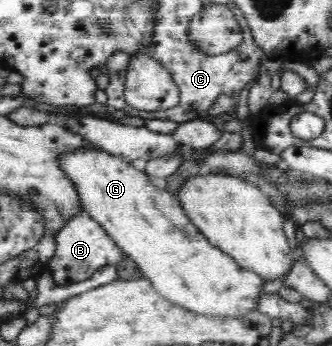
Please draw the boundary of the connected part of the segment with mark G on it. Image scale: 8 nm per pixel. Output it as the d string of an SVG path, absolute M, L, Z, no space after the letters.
M91 152L71 154L65 161L65 170L79 187L85 211L102 224L124 249L130 264L137 266L167 301L175 301L175 305L193 313L221 320L249 317L259 310L265 297L265 280L255 272L242 268L226 251L211 243L187 215L179 196L153 185L144 170L121 160L119 156Z

